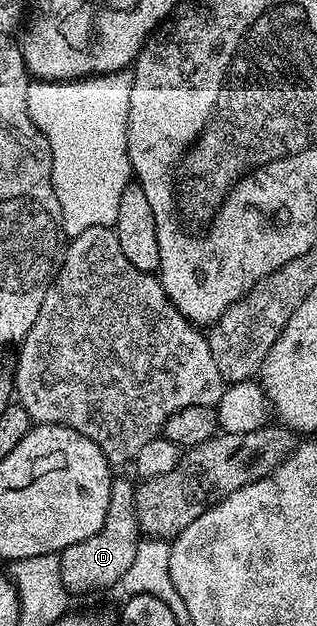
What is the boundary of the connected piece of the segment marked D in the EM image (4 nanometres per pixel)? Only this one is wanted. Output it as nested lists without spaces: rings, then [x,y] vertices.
[[[115,476],[110,483],[110,502],[104,527],[100,527],[96,535],[88,535],[88,539],[72,543],[72,547],[62,550],[60,575],[64,579],[64,587],[71,594],[90,593],[93,589],[106,589],[109,585],[117,586],[128,567],[132,567],[132,559],[136,559],[136,547],[140,540],[136,493],[135,482]]]

